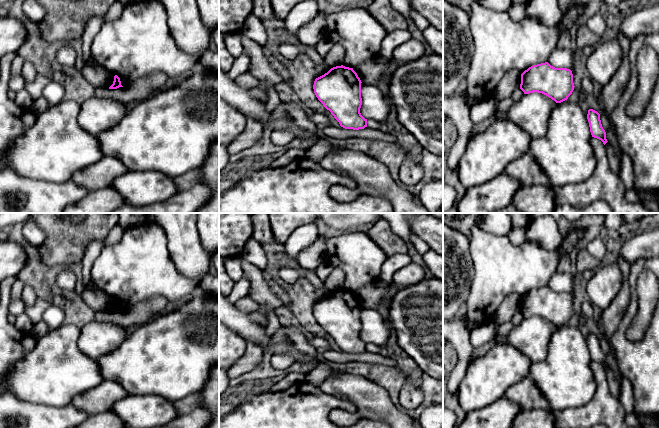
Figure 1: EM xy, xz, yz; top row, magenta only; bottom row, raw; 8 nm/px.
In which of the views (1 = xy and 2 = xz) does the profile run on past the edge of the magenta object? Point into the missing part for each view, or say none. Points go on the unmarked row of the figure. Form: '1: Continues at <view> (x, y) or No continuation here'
1: No continuation here
2: No continuation here

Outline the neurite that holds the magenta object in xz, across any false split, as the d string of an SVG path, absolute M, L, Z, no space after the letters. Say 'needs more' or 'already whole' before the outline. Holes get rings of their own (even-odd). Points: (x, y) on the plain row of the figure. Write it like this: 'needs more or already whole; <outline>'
already whole; M343 289L331 292L314 305L316 321L345 353L367 351L367 343L360 337L361 307L353 292Z

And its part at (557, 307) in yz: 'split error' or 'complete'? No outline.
complete

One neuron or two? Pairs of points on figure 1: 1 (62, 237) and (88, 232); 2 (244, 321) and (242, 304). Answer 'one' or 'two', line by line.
1: one
2: two

